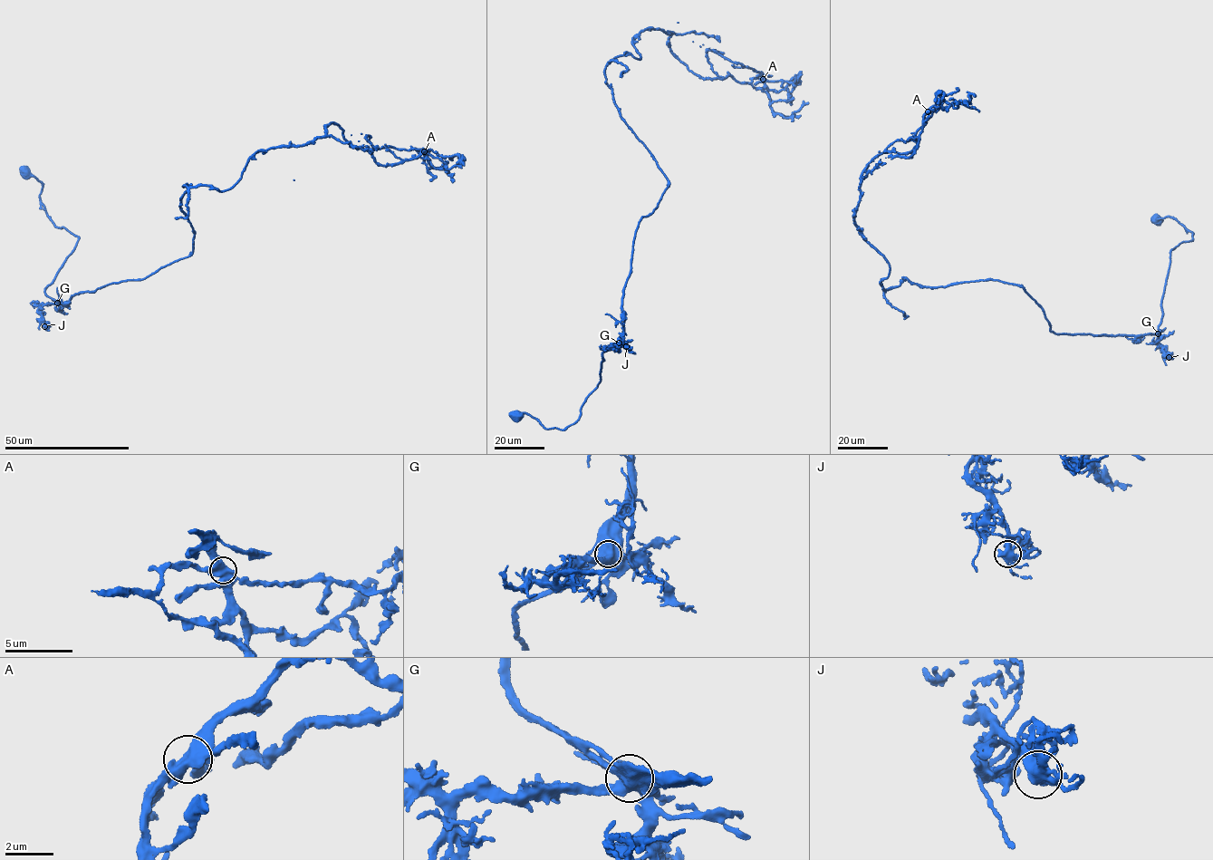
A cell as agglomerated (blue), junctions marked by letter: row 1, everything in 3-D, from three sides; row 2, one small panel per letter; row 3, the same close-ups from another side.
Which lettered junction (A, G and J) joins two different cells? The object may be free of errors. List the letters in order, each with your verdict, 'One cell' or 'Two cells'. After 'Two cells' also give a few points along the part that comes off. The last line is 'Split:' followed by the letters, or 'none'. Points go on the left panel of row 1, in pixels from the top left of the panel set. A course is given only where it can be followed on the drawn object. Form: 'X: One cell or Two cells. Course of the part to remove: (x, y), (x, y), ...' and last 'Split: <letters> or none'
A: Two cells. Course of the part to remove: (425, 150), (415, 158), (383, 165), (374, 162), (367, 147), (351, 134), (293, 179)
G: One cell
J: One cell
Split: A

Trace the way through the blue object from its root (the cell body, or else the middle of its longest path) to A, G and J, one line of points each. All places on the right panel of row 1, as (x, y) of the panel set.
A: (1157, 219), (1192, 238), (1154, 333), (1053, 333), (997, 280), (885, 290), (861, 174), (928, 111)
G: (1157, 219), (1166, 216), (1177, 219), (1192, 233), (1192, 238), (1171, 250), (1158, 333)
J: (1157, 219), (1169, 217), (1192, 234), (1192, 239), (1171, 250), (1161, 302), (1162, 314), (1157, 338), (1169, 357)

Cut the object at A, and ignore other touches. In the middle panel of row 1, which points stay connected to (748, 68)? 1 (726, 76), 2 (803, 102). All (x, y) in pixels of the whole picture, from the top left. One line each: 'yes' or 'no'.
1: no
2: no

